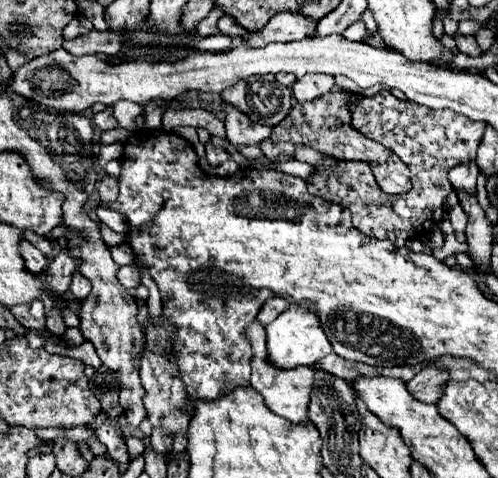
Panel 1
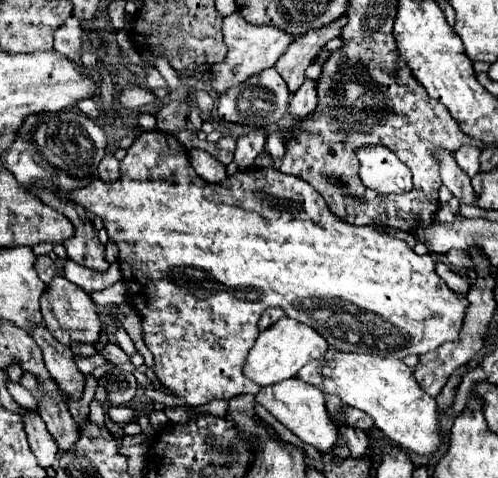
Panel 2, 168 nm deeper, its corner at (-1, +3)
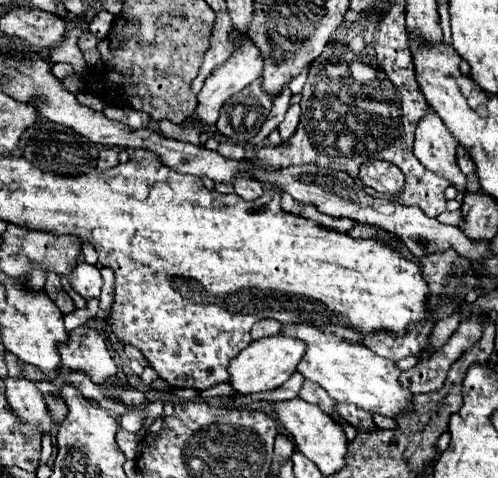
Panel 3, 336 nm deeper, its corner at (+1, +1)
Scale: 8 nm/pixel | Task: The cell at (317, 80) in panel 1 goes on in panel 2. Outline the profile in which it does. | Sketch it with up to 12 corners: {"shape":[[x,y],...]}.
{"shape":[[306,79],[292,95],[288,113],[294,121],[316,109],[316,81]]}

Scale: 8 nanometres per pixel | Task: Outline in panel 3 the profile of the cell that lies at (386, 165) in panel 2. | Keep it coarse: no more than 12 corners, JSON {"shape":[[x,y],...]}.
{"shape":[[382,159],[362,163],[360,179],[382,195],[400,195],[404,173]]}

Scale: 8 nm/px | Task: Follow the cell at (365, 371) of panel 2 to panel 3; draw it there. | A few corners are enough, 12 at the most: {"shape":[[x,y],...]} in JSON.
{"shape":[[314,327],[298,371],[372,415],[398,419],[414,393],[394,361]]}

